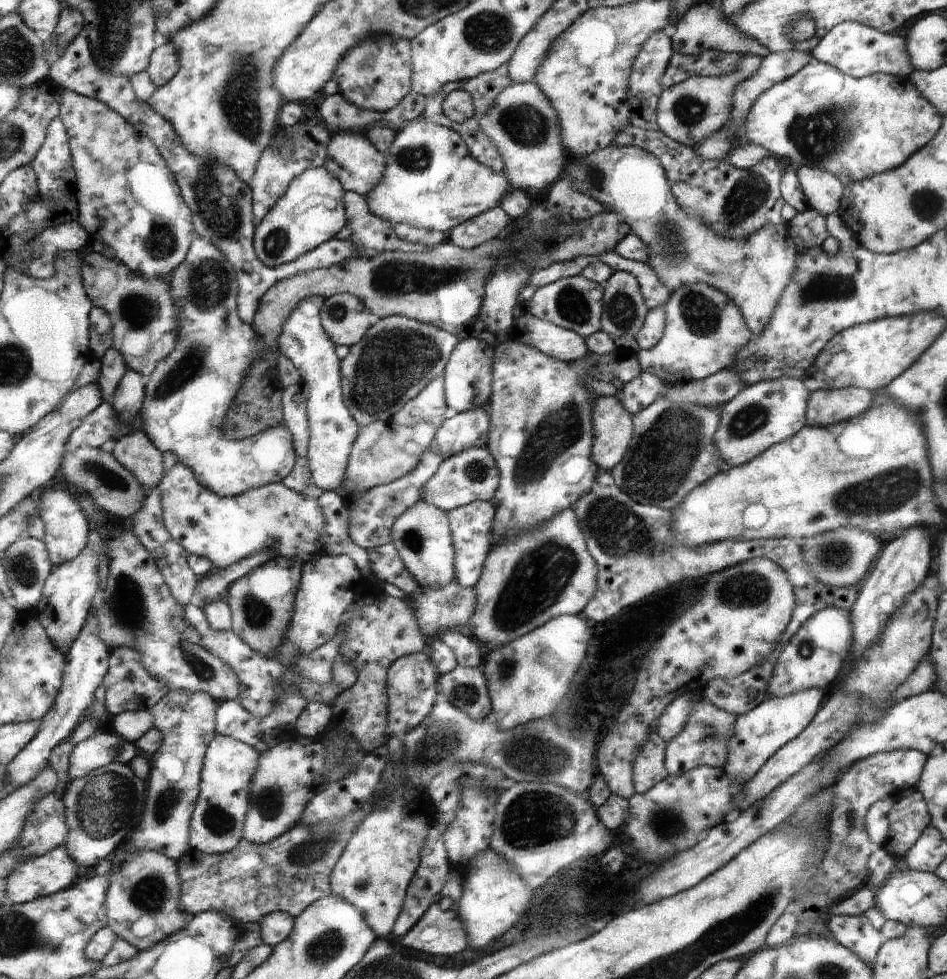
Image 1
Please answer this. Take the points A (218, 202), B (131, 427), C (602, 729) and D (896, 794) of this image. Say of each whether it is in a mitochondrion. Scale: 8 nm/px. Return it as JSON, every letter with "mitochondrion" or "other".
{"A":"mitochondrion","B":"other","C":"other","D":"other"}

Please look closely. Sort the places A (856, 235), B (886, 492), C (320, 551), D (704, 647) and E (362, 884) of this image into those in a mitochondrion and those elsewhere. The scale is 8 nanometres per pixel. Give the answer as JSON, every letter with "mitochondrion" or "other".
{"A":"other","B":"mitochondrion","C":"other","D":"other","E":"mitochondrion"}

